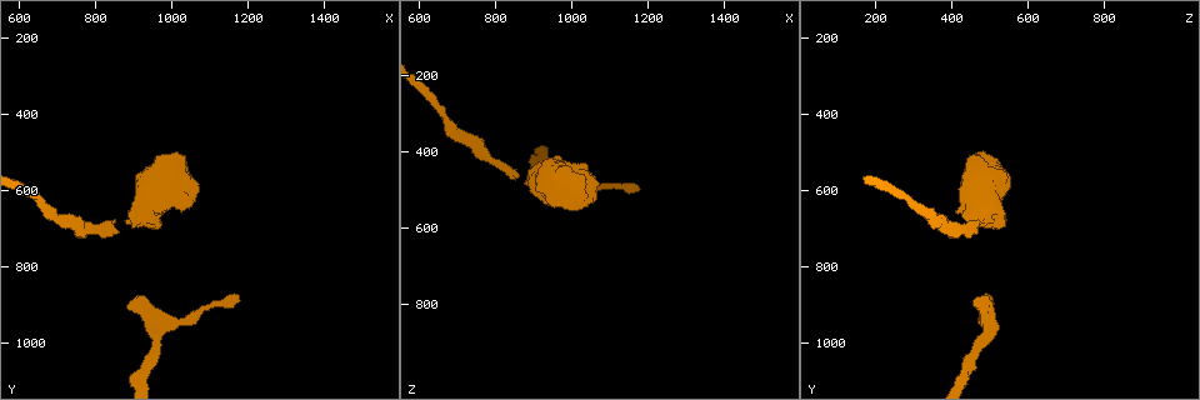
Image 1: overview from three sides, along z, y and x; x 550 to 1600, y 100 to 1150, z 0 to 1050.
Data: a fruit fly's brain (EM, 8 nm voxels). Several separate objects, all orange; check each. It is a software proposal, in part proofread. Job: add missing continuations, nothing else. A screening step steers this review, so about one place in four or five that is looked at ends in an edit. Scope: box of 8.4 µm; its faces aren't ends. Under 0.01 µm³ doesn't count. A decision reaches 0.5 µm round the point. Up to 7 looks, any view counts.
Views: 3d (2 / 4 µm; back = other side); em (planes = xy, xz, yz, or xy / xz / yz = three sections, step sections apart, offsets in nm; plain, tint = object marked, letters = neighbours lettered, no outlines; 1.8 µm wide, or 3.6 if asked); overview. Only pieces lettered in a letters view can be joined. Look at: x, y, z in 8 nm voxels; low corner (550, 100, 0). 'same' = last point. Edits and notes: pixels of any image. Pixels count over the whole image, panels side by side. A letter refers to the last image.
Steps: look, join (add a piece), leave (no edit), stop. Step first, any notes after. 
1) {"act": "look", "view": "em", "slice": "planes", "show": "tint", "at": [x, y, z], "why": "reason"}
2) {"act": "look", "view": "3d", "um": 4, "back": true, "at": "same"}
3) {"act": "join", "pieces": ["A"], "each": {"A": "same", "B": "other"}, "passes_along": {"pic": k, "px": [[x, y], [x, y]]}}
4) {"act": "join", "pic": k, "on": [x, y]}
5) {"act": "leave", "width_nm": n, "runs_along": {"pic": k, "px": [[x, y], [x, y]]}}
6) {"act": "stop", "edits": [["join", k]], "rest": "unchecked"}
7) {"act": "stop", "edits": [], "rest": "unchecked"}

{"act": "look", "view": "3d", "um": 4, "back": true, "at": [1180, 885, 495], "why": "branch stops here"}

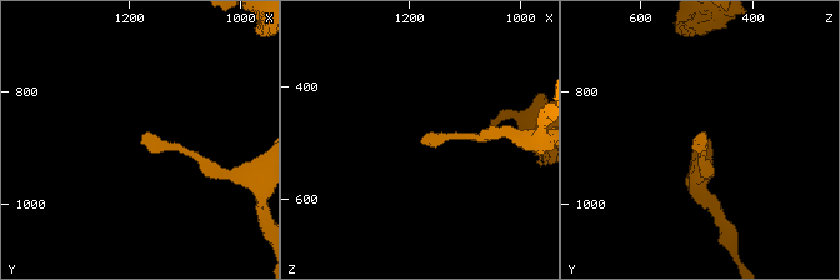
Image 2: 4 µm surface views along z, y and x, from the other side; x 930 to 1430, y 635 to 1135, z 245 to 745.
{"act": "look", "view": "em", "slice": "yz", "step": 8, "show": "letters", "at": [1175, 885, 505], "why": "need the tissue"}

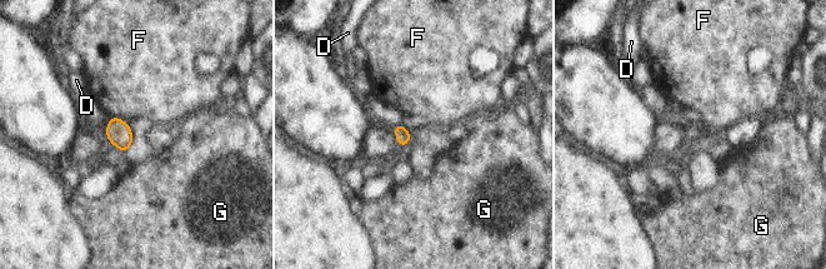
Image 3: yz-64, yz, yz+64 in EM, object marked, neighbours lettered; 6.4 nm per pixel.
{"act": "look", "view": "em", "slice": "planes", "show": "letters", "at": "same"}

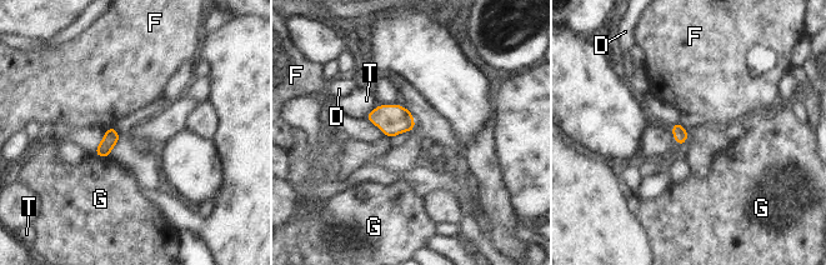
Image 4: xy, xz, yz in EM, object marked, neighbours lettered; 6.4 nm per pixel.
{"act": "leave", "longest_contact_nm": ["T", 130], "each": {"D": "other", "F": "other", "G": "other", "T": "other"}, "border": {"pic": 4, "px": [[113, 126], [106, 129]]}, "found": "none of them fits"}

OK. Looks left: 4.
{"act": "look", "view": "em", "slice": "planes", "show": "letters", "at": [880, 905, 460], "why": "an open end"}

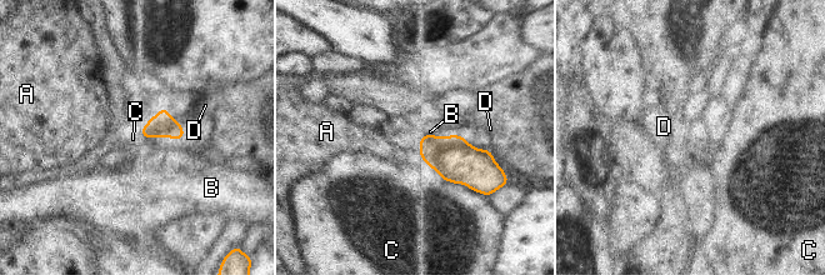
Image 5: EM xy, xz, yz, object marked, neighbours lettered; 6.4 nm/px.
{"act": "leave", "each": {"A": "other", "B": "other", "C": "other", "D": "other"}, "found": "no lettered piece goes on from it"}

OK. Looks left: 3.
{"act": "look", "view": "3d", "um": 4, "at": [850, 675, 475], "why": "free end"}

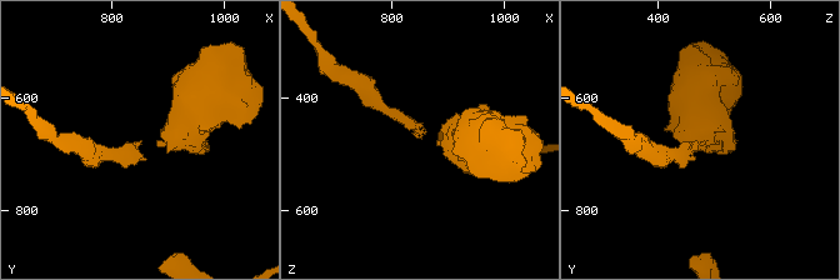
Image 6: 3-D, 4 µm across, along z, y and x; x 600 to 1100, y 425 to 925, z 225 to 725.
{"act": "look", "view": "em", "slice": "planes", "show": "plain", "at": [855, 680, 470]}

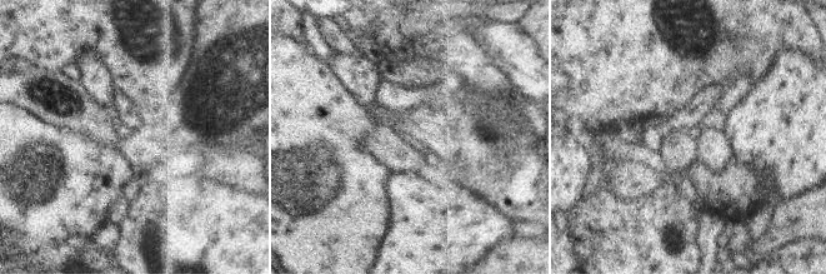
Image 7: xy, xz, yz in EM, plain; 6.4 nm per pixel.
{"act": "look", "view": "em", "slice": "planes", "show": "letters", "at": "same"}

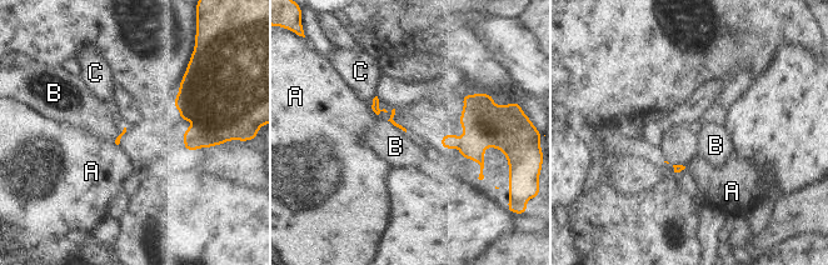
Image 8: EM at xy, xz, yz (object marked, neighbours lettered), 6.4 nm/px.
{"act": "leave", "longest_contact_nm": ["B", 150], "each": {"A": "other", "B": "other", "C": "other"}, "border": {"pic": 8, "px": [[387, 120], [405, 133]]}, "found": "no lettered piece goes on from it"}

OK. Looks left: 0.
{"act": "stop", "edits": [], "rest": "unchecked"}

